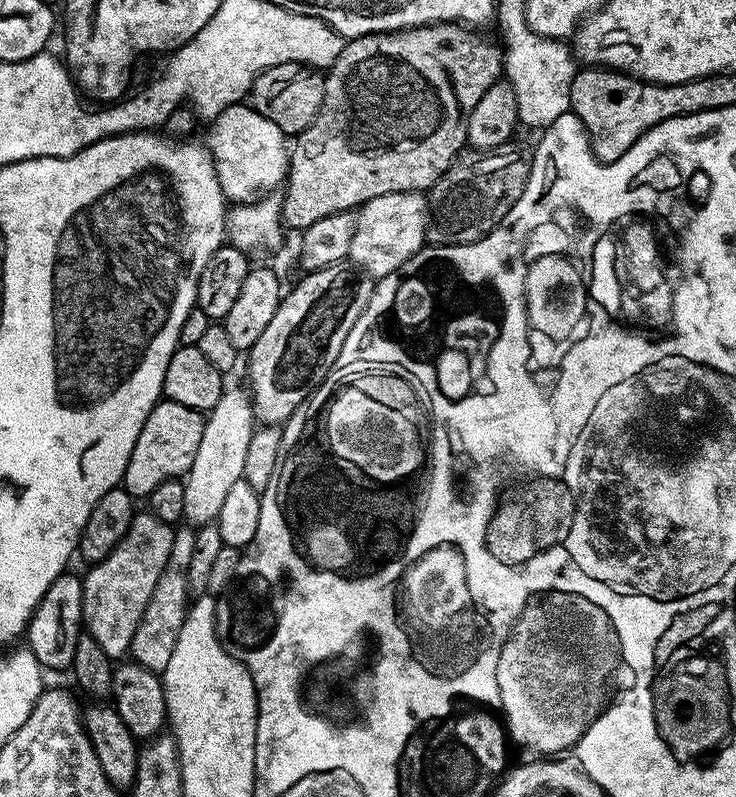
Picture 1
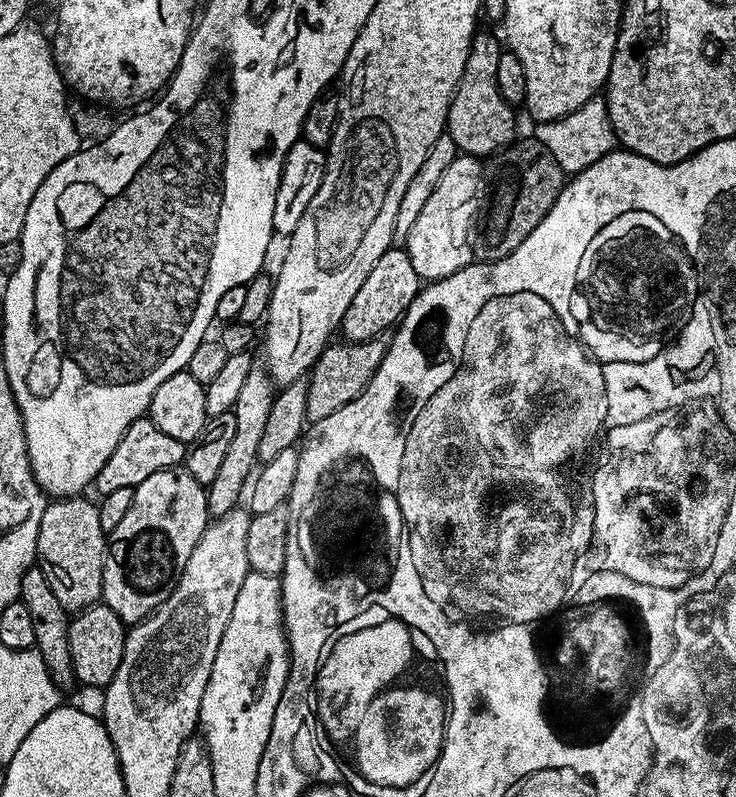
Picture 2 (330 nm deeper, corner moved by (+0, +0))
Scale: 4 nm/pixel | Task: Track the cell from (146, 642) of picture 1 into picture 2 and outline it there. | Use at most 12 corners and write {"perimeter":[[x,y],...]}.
{"perimeter":[[254,366],[232,407],[234,438],[207,485],[208,515],[241,503],[257,467],[274,381]]}

